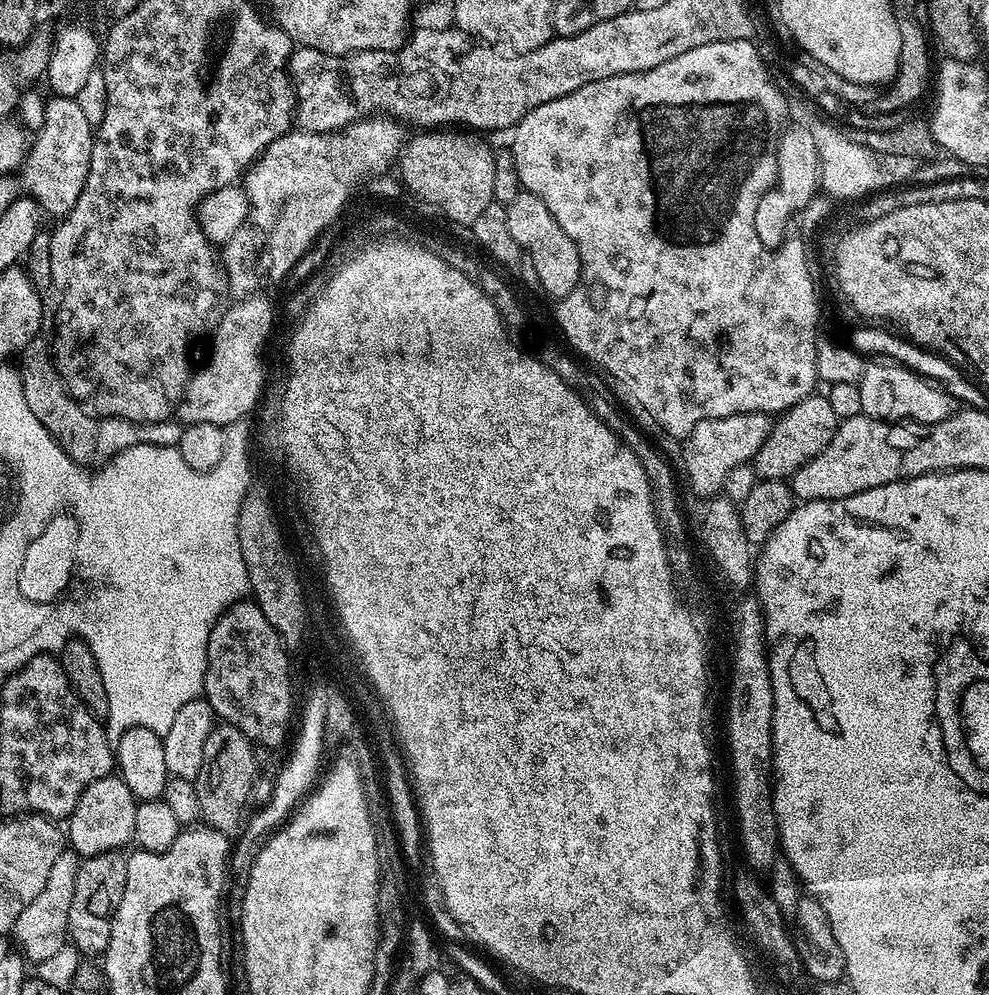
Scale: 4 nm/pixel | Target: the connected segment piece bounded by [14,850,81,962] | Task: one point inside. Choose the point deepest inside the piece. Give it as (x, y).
(42, 929)

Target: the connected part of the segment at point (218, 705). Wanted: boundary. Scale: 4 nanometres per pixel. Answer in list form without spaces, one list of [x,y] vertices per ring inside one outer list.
[[[254,602],[231,605],[228,611],[217,615],[216,625],[209,631],[203,699],[223,723],[232,724],[253,745],[280,748],[289,743],[293,728],[292,668],[288,656],[289,649],[284,647],[278,630],[266,622]]]

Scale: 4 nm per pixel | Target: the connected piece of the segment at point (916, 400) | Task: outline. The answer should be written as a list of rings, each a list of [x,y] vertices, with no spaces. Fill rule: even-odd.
[[[865,363],[859,386],[862,390],[862,413],[875,420],[933,424],[950,418],[958,410],[958,401],[944,387],[933,386],[927,379],[900,363]]]

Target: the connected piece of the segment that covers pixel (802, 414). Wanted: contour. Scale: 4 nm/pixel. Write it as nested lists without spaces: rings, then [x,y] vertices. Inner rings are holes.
[[[813,394],[802,398],[794,406],[785,408],[779,413],[778,419],[772,425],[772,432],[762,442],[754,459],[755,475],[760,480],[783,480],[787,481],[814,454],[822,454],[826,446],[834,438],[837,426],[834,409],[830,407],[827,395]]]

